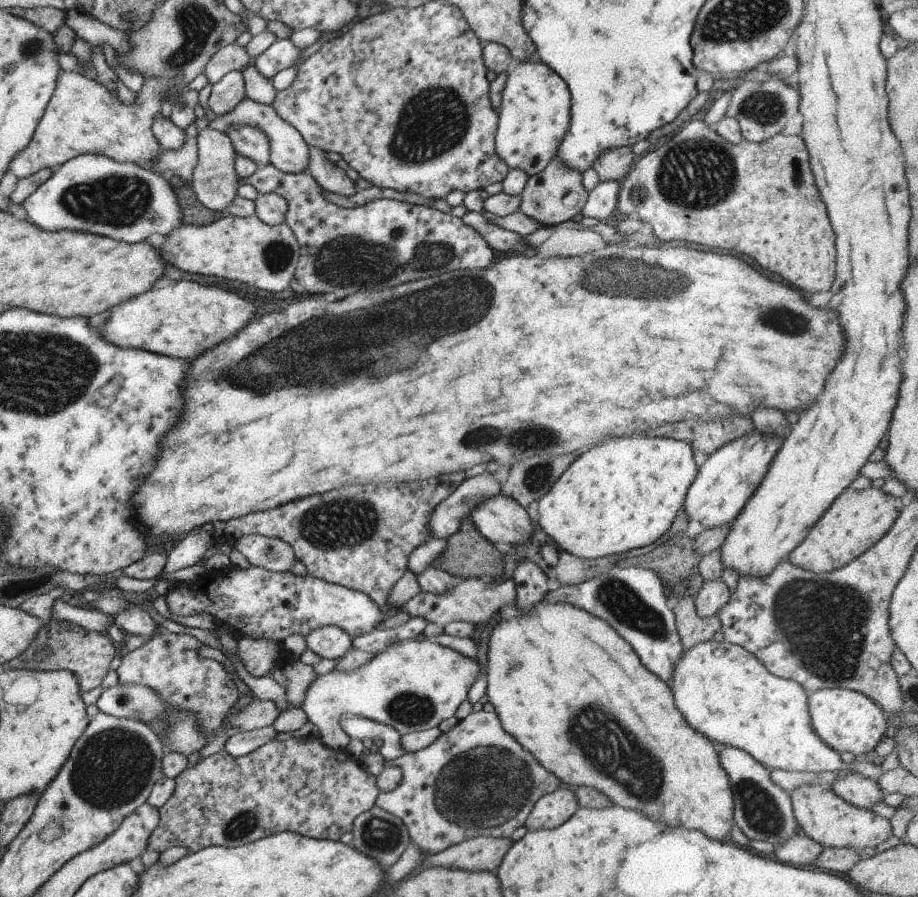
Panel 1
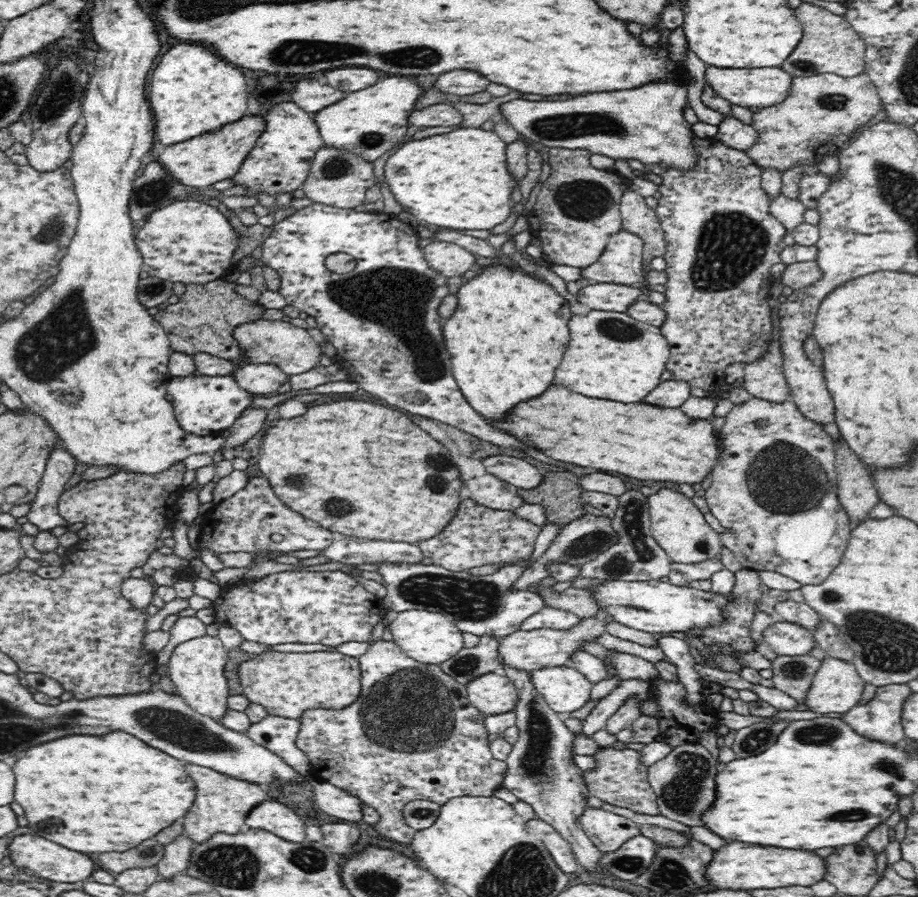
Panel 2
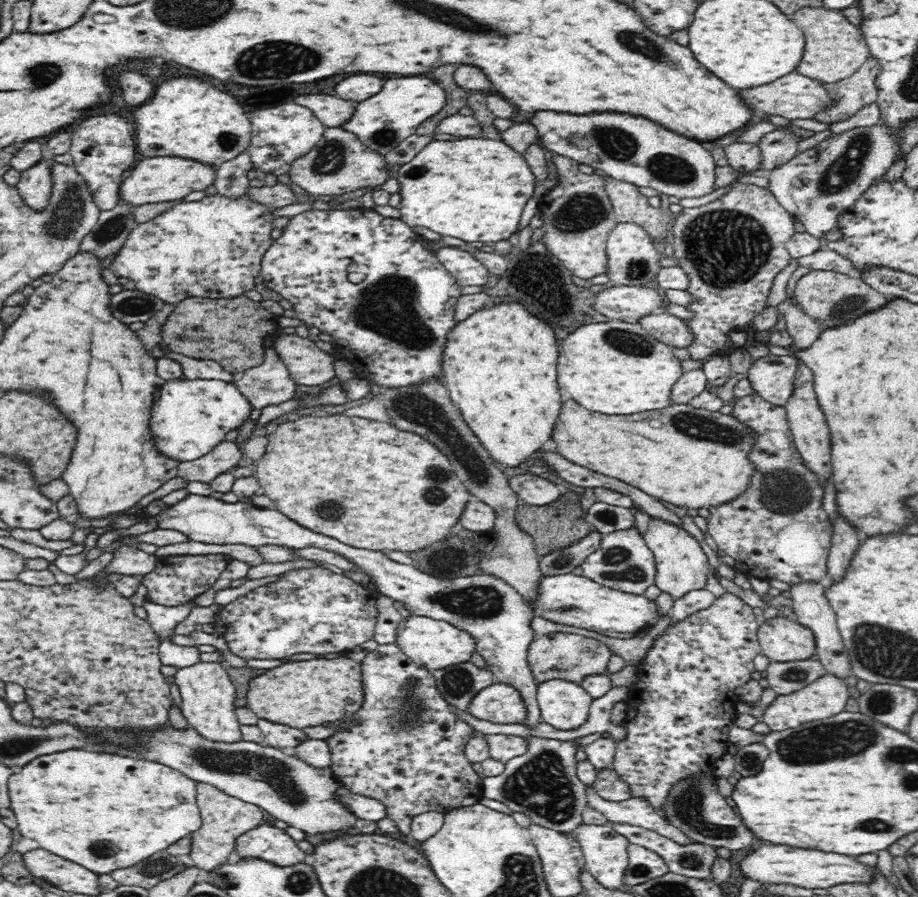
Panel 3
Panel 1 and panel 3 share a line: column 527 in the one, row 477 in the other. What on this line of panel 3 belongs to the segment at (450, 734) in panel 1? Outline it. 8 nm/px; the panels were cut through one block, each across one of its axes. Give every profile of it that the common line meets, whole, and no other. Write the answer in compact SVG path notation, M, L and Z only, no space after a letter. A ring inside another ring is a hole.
M756 393L742 398L734 397L731 403L733 404L731 414L734 418L758 433L754 450L749 457L757 471L752 476L748 490L740 498L710 508L711 517L707 522L710 538L714 539L720 550L724 550L728 556L734 558L734 568L746 576L767 581L780 580L789 585L802 582L826 582L826 561L833 526L830 525L822 509L823 489L817 485L815 476L802 465L802 459L793 445L785 407L764 401Z

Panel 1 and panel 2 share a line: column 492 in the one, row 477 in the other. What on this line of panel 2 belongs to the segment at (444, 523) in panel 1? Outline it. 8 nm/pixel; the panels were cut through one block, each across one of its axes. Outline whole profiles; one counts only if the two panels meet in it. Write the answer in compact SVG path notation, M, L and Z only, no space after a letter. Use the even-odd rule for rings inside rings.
M490 473L468 479L463 482L463 485L470 491L469 498L472 501L492 510L513 511L523 504L515 486Z

